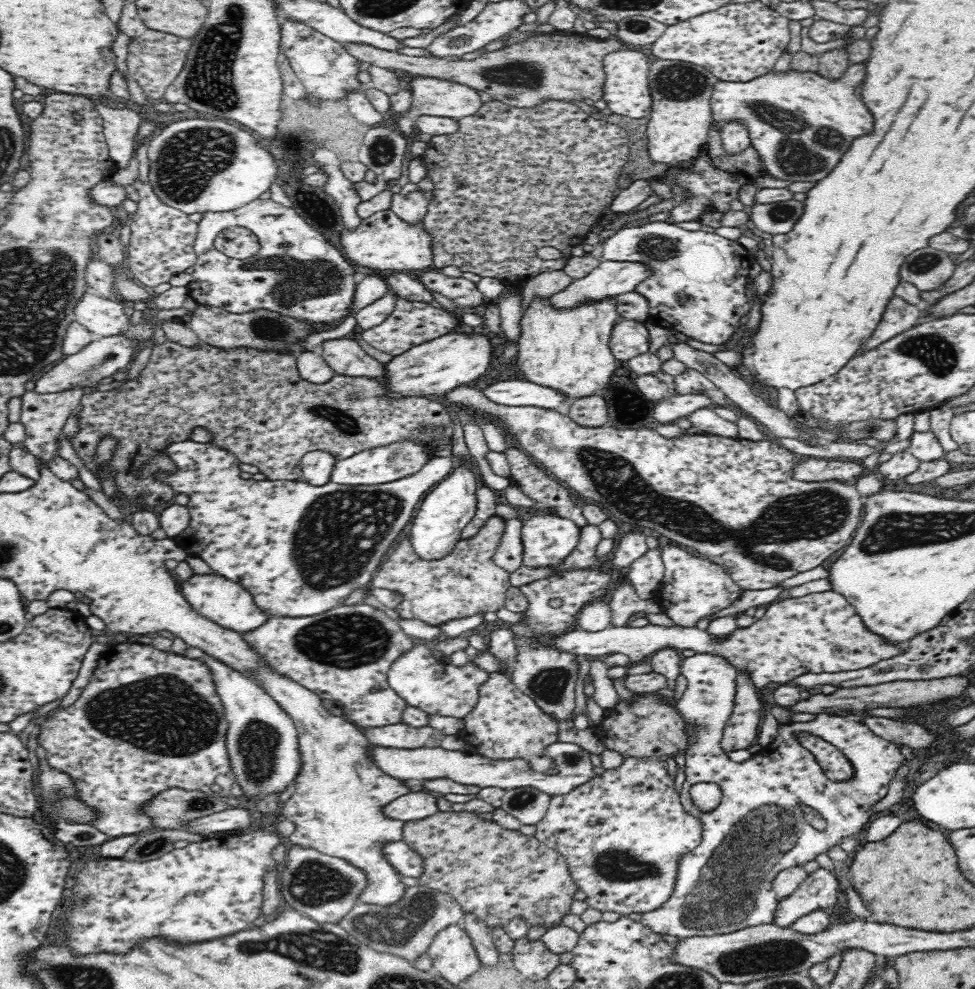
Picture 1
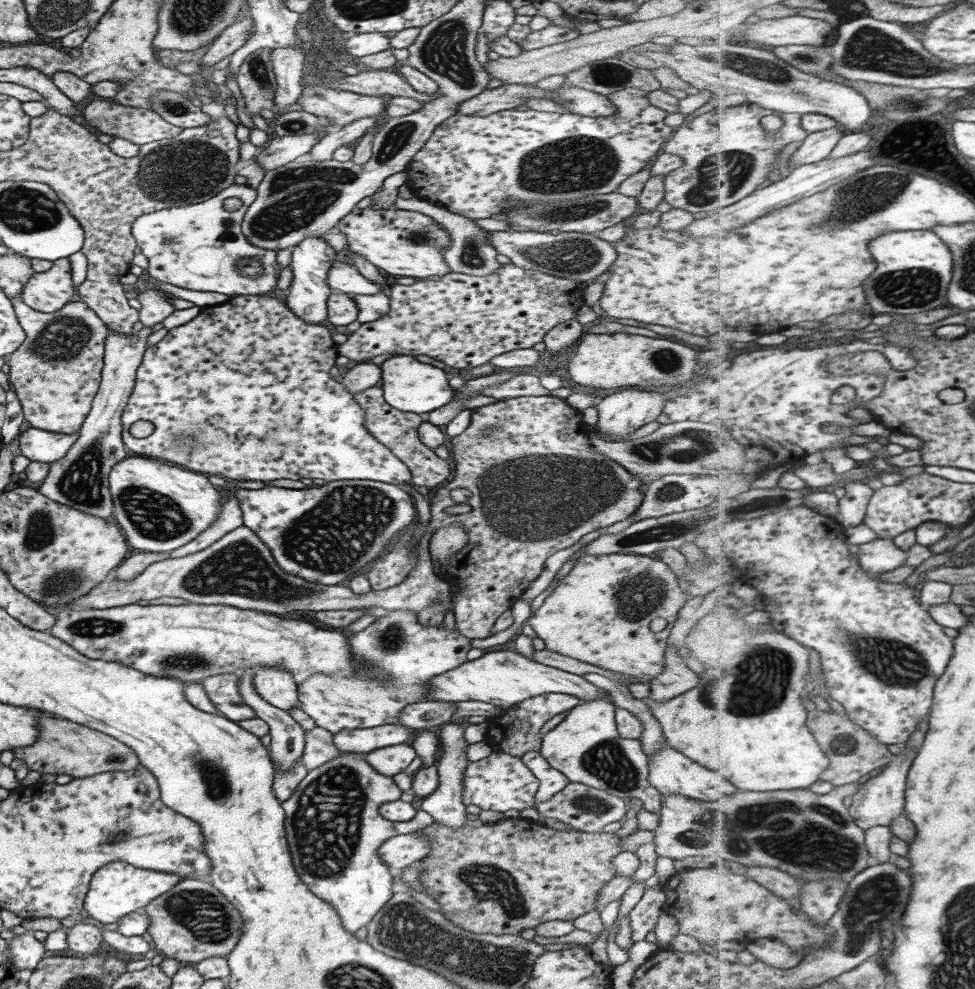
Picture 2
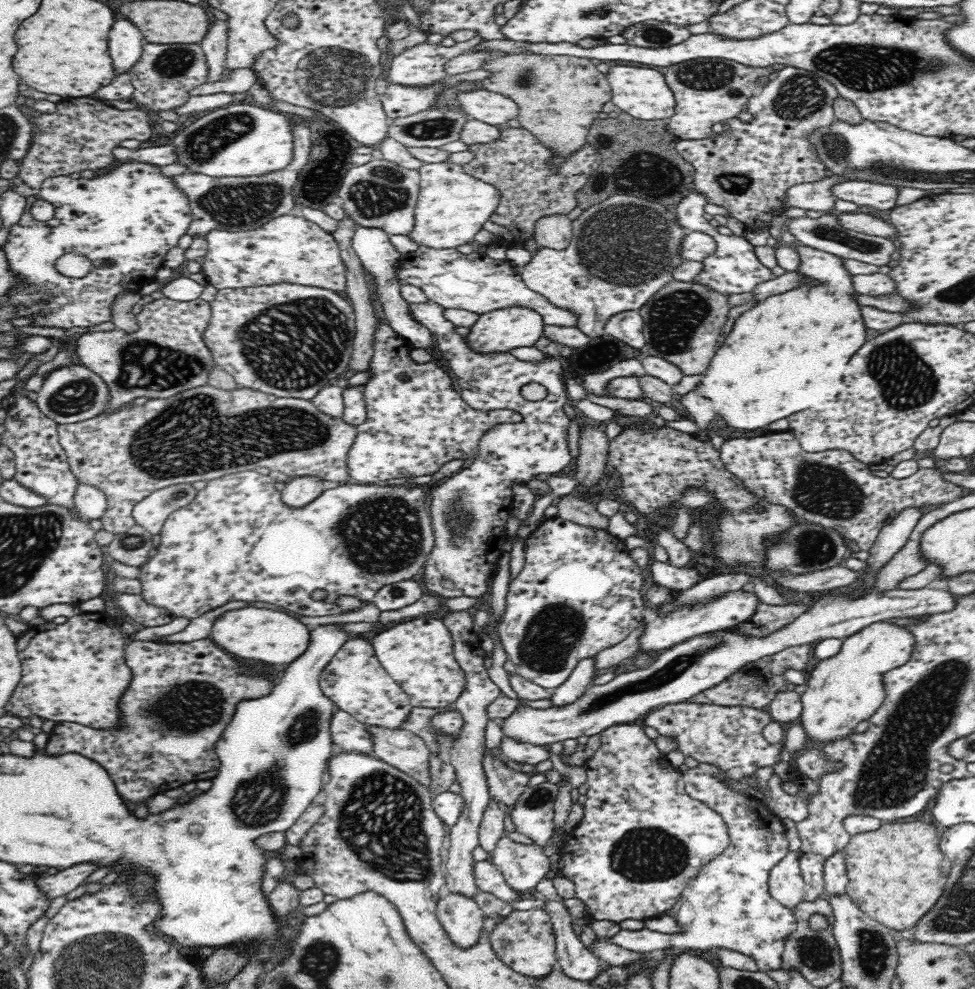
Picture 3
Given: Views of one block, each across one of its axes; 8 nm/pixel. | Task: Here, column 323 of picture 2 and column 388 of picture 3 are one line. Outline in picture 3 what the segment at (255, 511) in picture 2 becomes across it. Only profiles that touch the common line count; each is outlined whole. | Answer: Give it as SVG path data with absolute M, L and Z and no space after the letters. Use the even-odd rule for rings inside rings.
M244 471L208 480L192 502L175 510L165 520L156 556L140 566L139 580L143 590L140 598L170 610L175 617L190 619L230 600L262 600L296 615L309 617L338 614L336 600L340 596L354 596L363 603L372 602L383 586L418 574L433 549L434 535L426 508L426 492L414 486L349 481L326 489L304 506L292 507L284 503L282 491L274 488L269 475ZM316 588L324 588L328 592L325 600L316 601L310 597Z

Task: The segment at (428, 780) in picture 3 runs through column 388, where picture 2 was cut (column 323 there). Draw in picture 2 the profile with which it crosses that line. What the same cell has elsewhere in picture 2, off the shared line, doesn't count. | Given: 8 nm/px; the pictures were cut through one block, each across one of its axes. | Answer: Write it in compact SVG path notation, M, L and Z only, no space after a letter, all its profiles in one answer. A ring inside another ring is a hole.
M316 726L304 734L304 747L300 761L309 771L340 755L333 744L334 733Z

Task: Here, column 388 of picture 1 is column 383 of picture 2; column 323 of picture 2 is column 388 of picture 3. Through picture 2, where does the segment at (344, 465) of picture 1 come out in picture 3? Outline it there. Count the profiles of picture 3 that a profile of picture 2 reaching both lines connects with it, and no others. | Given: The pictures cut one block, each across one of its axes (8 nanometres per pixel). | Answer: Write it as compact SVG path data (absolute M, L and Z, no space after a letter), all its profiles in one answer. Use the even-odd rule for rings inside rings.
M385 321L378 322L375 352L371 368L375 373L372 380L366 383L365 398L367 401L366 420L359 424L358 434L347 458L350 481L360 484L378 484L402 477L410 479L437 473L447 462L462 458L471 461L476 457L480 437L486 434L496 423L516 422L519 414L510 410L478 412L470 409L466 402L456 394L451 386L448 373L443 372L434 361L427 364L414 364L410 352L414 346L398 335ZM401 374L410 375L409 381L400 381Z

